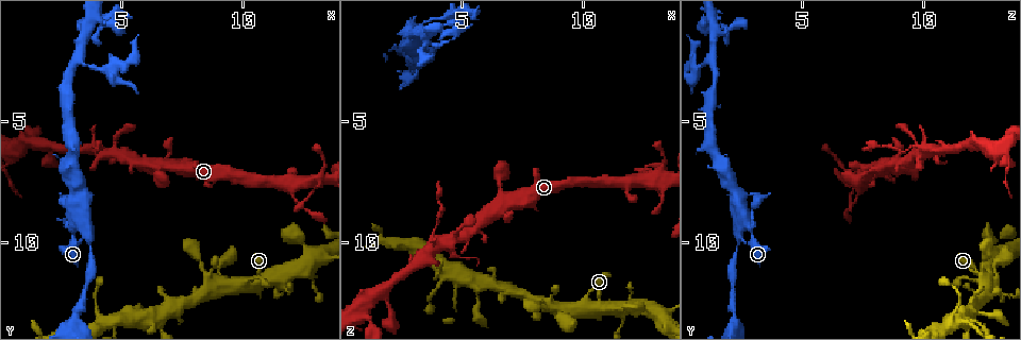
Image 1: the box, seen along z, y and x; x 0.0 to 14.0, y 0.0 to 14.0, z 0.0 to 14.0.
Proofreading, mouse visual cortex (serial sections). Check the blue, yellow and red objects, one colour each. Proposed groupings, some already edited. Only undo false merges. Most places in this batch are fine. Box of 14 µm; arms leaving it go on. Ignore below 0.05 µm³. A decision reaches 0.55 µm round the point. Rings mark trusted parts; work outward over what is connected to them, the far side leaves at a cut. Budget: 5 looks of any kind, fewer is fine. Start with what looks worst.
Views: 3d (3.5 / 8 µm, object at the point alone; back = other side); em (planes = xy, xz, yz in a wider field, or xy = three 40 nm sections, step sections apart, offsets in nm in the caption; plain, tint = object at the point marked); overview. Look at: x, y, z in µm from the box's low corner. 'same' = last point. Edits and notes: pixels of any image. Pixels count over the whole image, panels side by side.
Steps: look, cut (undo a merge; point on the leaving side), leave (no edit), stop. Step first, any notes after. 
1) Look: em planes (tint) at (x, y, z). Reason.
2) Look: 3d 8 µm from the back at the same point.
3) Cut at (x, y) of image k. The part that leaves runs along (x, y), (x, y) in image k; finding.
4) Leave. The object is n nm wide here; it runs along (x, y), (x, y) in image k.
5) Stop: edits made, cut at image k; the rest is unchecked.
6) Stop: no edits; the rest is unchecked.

Look: em xy step 1 (tint) at (3.1, 2.5, 1.3). Two arms in line, one across.

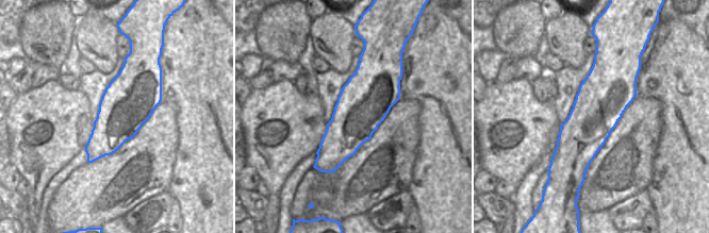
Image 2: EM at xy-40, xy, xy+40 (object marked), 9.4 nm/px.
Look: 3d 3.5 µm at the same point. Wider look.

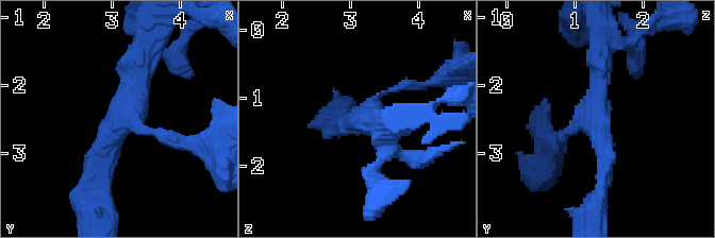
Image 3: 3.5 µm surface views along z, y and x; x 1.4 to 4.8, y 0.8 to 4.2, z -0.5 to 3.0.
Leave. 3 arms meet here; the arms are 100, 250, 300 nm wide; it runs along (99, 182), (145, 51) in image 3; all the same cell.

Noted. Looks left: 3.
Look: 3d 3.5 µm from the back at (6.5, 13.0, 11.9). Thin arm on a thick one.

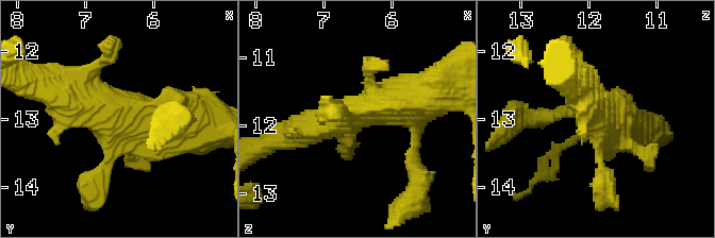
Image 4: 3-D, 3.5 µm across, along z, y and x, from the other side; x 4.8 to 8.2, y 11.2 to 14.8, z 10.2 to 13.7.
Look: em xy step 3 (tint) at (6.55, 13.05, 11.85). Shape alone is not enough.

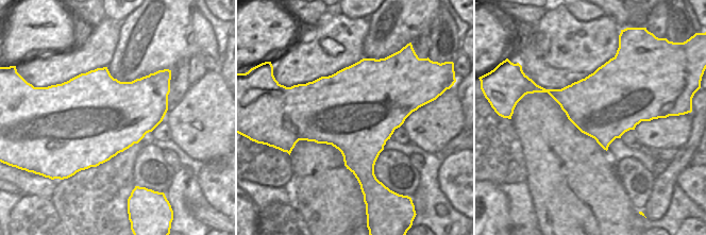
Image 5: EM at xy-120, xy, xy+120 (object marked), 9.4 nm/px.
Leave. It runs along (295, 132), (380, 102), (422, 97) in image 4; continuous, no second cell.

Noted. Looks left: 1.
Stop: no edits; the rest is unchecked.

